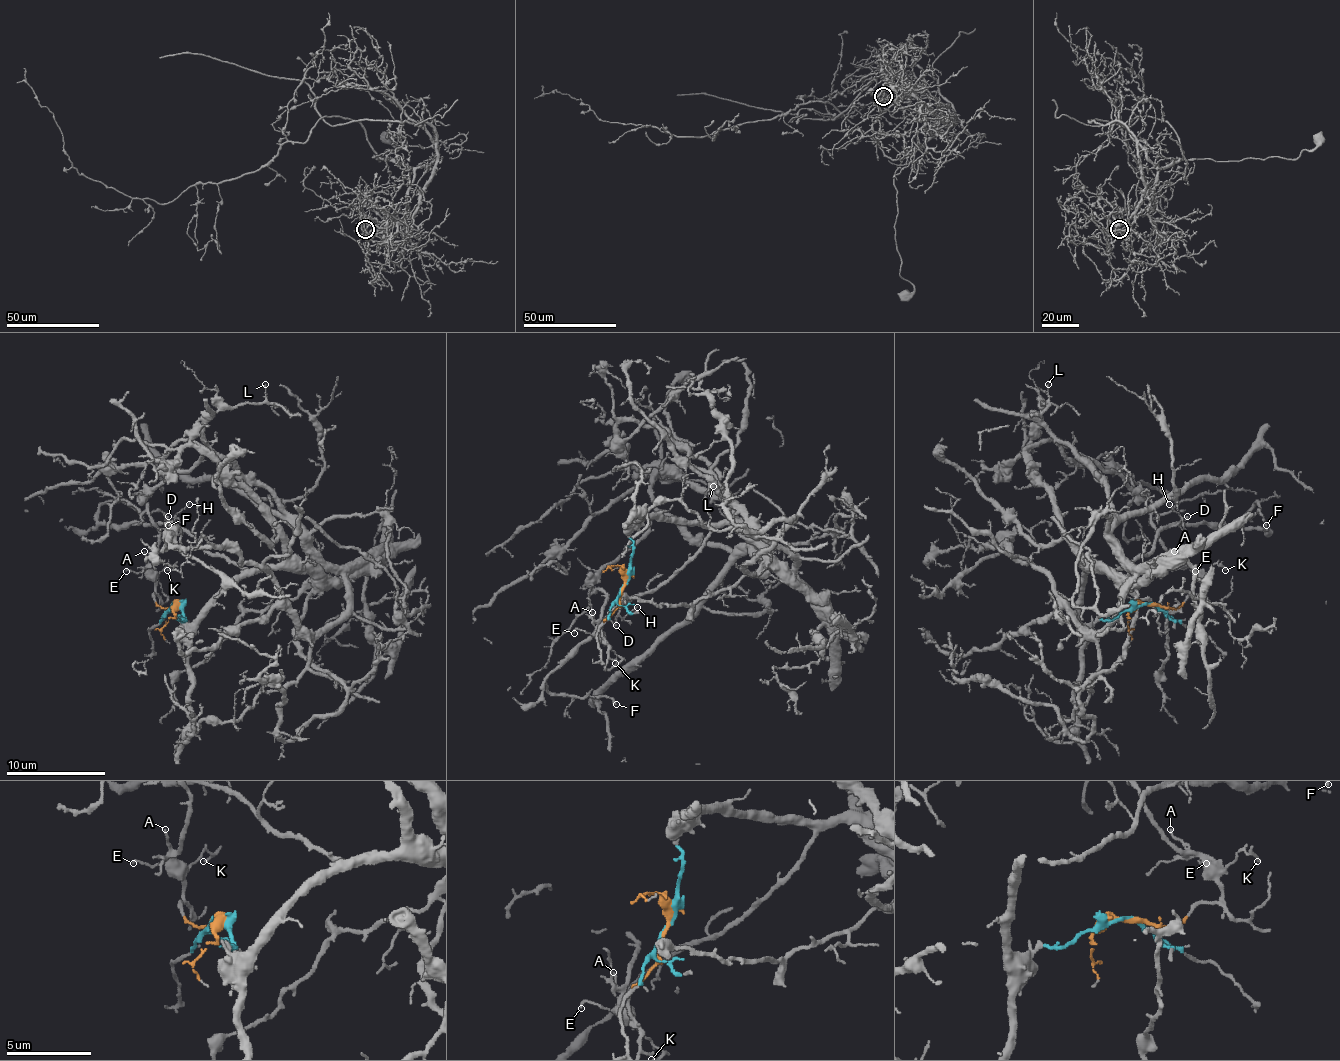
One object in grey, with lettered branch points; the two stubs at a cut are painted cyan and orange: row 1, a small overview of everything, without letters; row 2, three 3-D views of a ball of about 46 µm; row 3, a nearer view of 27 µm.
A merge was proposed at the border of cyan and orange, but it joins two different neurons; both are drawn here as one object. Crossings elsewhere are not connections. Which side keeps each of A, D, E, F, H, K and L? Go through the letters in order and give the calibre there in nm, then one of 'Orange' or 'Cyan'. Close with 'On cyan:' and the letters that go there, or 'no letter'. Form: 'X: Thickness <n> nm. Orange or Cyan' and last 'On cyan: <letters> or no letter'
A: Thickness 120 nm. Orange
D: Thickness 100 nm. Cyan
E: Thickness 120 nm. Orange
F: Thickness 130 nm. Cyan
H: Thickness 100 nm. Cyan
K: Thickness 70 nm. Orange
L: Thickness 90 nm. Orange
On cyan: D, F, H

